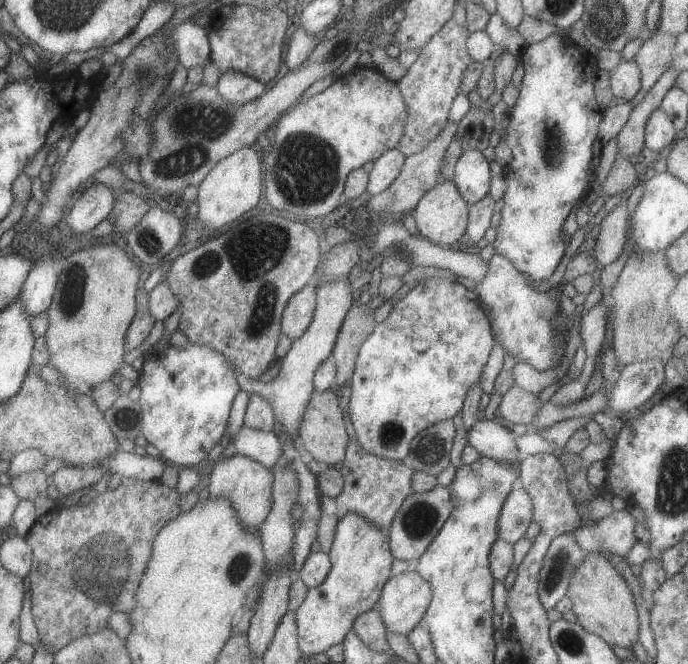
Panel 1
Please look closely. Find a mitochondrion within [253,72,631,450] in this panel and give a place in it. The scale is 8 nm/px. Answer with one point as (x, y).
(307, 164)

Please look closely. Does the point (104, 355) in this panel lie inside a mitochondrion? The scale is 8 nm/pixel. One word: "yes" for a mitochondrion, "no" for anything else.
no

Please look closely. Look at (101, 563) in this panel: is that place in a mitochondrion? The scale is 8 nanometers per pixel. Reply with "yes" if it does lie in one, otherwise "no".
yes

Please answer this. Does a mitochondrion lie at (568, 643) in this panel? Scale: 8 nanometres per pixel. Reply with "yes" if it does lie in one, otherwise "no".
yes

